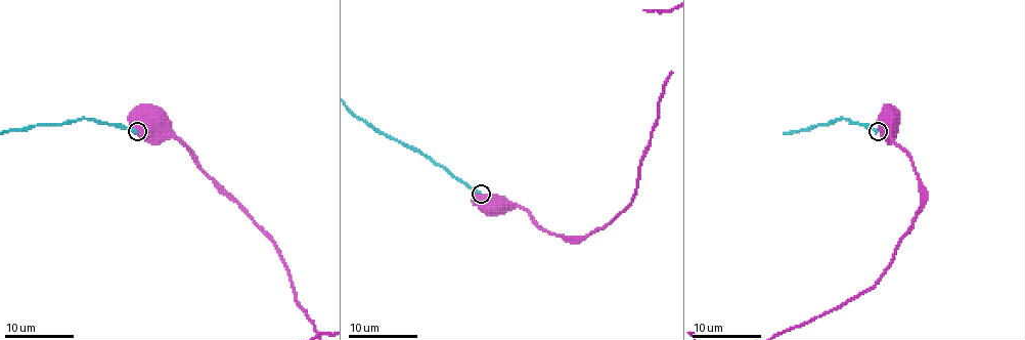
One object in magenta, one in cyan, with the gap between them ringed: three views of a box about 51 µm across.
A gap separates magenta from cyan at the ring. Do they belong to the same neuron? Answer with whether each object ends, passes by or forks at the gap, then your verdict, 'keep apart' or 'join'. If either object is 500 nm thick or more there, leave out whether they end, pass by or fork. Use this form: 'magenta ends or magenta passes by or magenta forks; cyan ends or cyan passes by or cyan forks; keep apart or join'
keep apart

